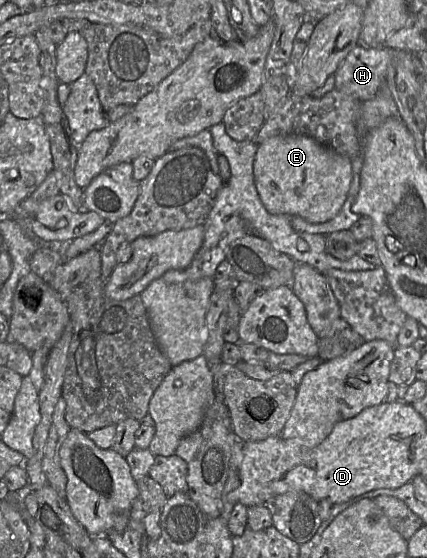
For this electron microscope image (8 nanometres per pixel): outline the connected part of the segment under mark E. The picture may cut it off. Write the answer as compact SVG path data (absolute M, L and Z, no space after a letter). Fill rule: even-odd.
M286 134L268 138L258 145L253 175L259 197L269 213L300 216L310 223L324 223L340 211L352 181L352 167L350 159L315 139L302 134Z

